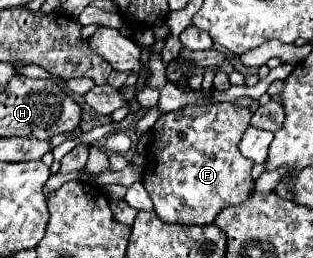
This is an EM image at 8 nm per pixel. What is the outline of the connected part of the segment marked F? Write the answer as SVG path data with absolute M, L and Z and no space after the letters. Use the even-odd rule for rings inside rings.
M238 103L186 105L180 111L160 115L152 127L154 141L146 155L142 183L162 221L210 225L224 207L238 205L250 197L254 191L254 179L250 177L254 163L238 149L250 117L252 113Z

